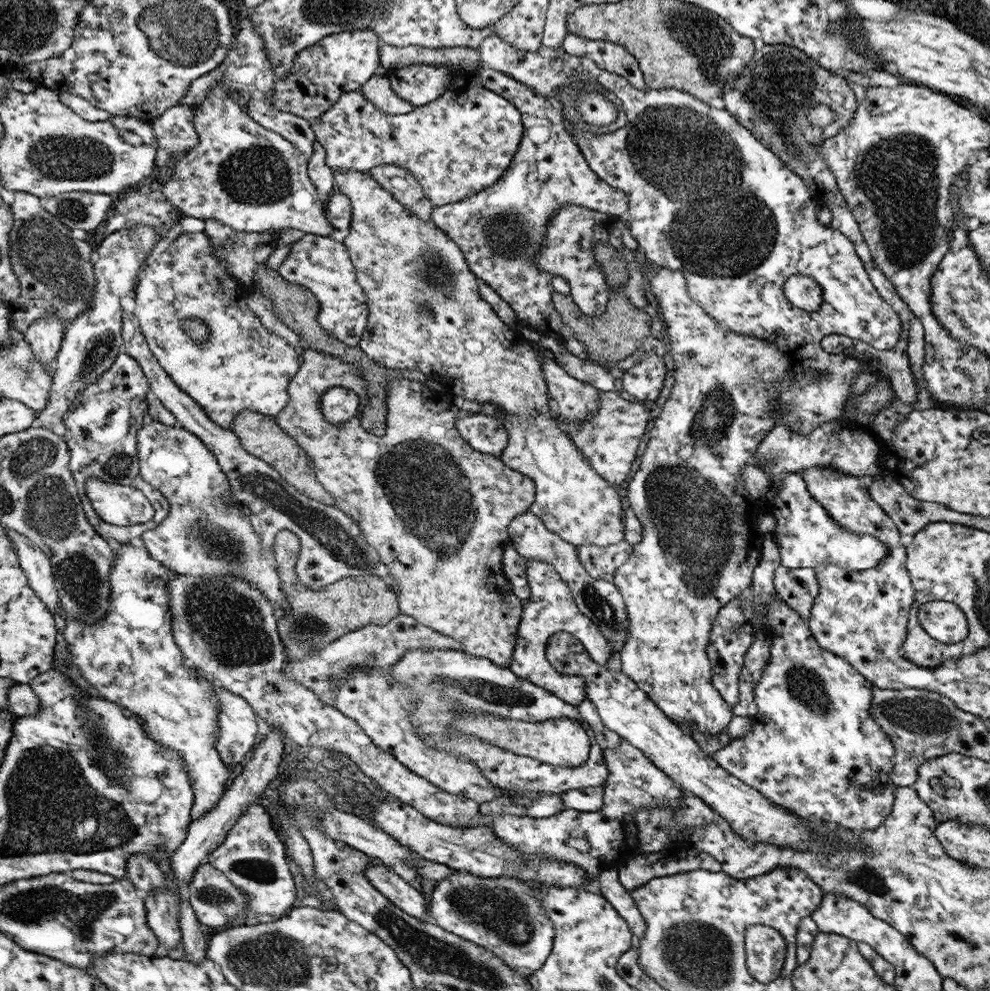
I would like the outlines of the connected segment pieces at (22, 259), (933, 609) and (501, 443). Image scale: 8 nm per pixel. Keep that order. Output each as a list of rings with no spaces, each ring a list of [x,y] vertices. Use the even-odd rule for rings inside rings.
[[[15,192],[14,202],[12,202],[11,206],[13,209],[13,217],[16,219],[13,222],[13,230],[9,233],[9,242],[12,244],[11,258],[13,270],[16,272],[18,280],[21,282],[21,295],[16,297],[14,300],[10,300],[8,304],[12,310],[12,328],[18,328],[18,330],[25,334],[25,330],[28,330],[34,322],[40,321],[40,319],[46,317],[46,313],[50,313],[52,311],[58,312],[58,319],[62,319],[62,323],[64,323],[65,326],[68,326],[74,321],[74,319],[80,317],[80,315],[89,309],[90,302],[92,302],[92,296],[96,294],[97,280],[94,280],[94,272],[92,272],[92,270],[96,269],[92,268],[92,262],[90,262],[92,248],[86,244],[86,240],[74,240],[65,223],[63,223],[61,219],[57,219],[53,214],[50,214],[49,211],[45,209],[44,205],[42,205],[41,198],[38,198],[38,195],[28,194],[26,192]],[[36,226],[40,228],[40,232],[26,232],[26,230],[34,230]]]
[[[953,602],[926,603],[921,606],[917,617],[922,628],[938,642],[954,644],[967,637],[969,628],[966,615]]]
[[[459,411],[457,430],[474,450],[499,457],[509,442],[509,433],[496,417]]]

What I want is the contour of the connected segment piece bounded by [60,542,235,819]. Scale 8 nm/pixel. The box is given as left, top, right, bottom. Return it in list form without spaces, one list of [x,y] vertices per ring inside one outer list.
[[[131,542],[129,544],[113,543],[117,552],[117,560],[113,564],[113,569],[110,573],[110,588],[112,590],[112,604],[109,606],[109,614],[102,620],[95,622],[92,626],[86,622],[80,622],[79,620],[73,620],[73,618],[67,618],[64,622],[64,632],[60,635],[60,639],[63,641],[63,645],[71,654],[72,664],[76,665],[78,670],[82,673],[82,676],[98,690],[103,698],[109,699],[110,702],[121,703],[128,710],[132,710],[134,714],[138,714],[141,717],[141,722],[145,722],[146,731],[150,732],[150,736],[153,736],[154,740],[162,744],[162,747],[170,748],[172,750],[180,750],[182,756],[185,756],[187,766],[189,766],[192,783],[194,786],[194,792],[196,792],[197,800],[192,809],[192,818],[197,819],[206,816],[208,812],[212,812],[215,807],[221,802],[222,798],[229,790],[229,784],[232,782],[232,777],[235,775],[233,767],[226,764],[225,760],[222,760],[221,751],[218,750],[218,733],[221,732],[221,728],[217,724],[218,709],[220,709],[220,698],[213,693],[213,686],[217,684],[216,680],[211,676],[205,678],[205,675],[196,666],[193,666],[184,655],[184,651],[177,645],[175,639],[174,630],[172,629],[173,615],[170,609],[169,602],[169,582],[173,581],[173,578],[178,578],[178,572],[174,571],[172,567],[164,565],[164,562],[158,562],[154,560],[146,550],[144,544],[139,542]]]

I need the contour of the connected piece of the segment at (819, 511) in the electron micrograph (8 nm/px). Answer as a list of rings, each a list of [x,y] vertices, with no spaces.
[[[802,473],[782,475],[783,484],[765,506],[777,519],[777,529],[772,532],[779,548],[781,565],[786,568],[814,568],[834,565],[849,571],[866,571],[878,565],[886,556],[888,547],[876,537],[863,536],[840,527],[822,503],[812,497]]]

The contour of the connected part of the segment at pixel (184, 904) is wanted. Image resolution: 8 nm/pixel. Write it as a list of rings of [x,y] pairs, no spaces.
[[[181,899],[179,923],[182,933],[182,950],[185,952],[183,959],[188,962],[202,963],[207,958],[205,950],[208,948],[209,940],[206,939],[206,930],[200,929],[200,919],[197,918],[196,911],[189,905],[188,900]]]

